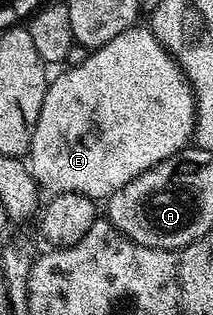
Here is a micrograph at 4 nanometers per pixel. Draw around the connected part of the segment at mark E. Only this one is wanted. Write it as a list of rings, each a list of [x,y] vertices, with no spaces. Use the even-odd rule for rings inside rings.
[[[123,32],[116,42],[89,51],[82,66],[65,67],[63,71],[49,83],[42,98],[30,149],[32,174],[45,193],[77,192],[100,202],[138,174],[189,147],[196,130],[196,96],[188,75],[168,52],[130,54],[130,34]]]

